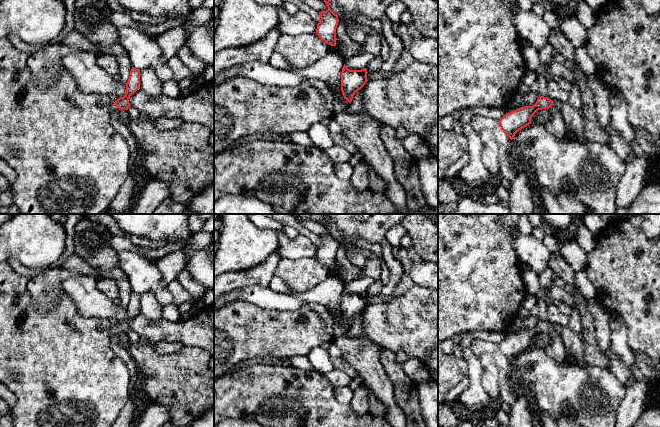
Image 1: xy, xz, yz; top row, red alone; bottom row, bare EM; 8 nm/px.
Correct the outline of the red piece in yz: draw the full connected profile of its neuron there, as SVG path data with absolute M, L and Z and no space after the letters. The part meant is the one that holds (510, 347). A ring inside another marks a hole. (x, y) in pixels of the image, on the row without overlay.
M540 320L533 330L524 330L510 337L506 337L500 344L499 349L506 359L512 364L515 358L531 348L532 340L542 333L548 333L550 343L545 348L547 355L557 362L567 360L564 342L560 332L556 331L549 321Z

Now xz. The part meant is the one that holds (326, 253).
M329 214L322 215L324 217L324 226L328 233L326 235L319 236L321 244L317 248L316 257L325 267L331 270L336 270L336 252L339 246L338 239L329 231L331 222Z

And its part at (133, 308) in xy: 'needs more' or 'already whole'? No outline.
needs more

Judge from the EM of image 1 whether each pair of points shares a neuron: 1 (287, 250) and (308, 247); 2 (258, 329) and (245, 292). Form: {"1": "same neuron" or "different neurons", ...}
{"1": "same neuron", "2": "different neurons"}

